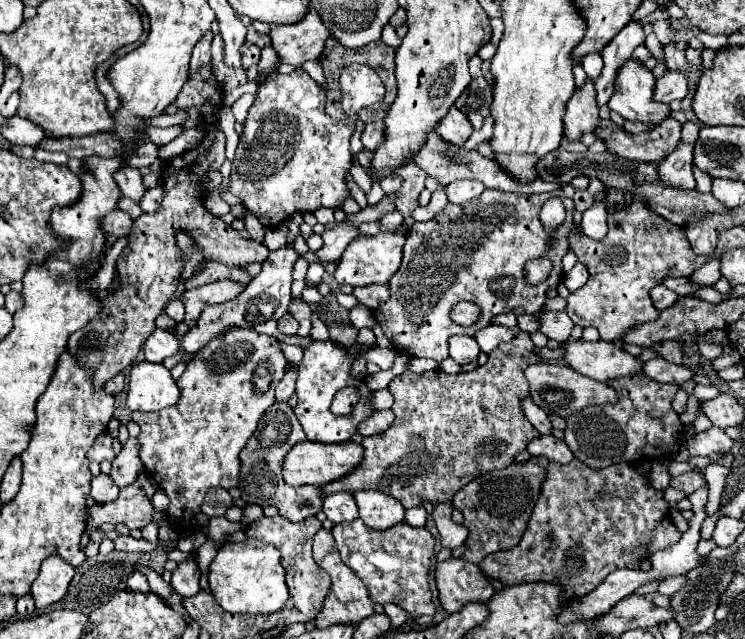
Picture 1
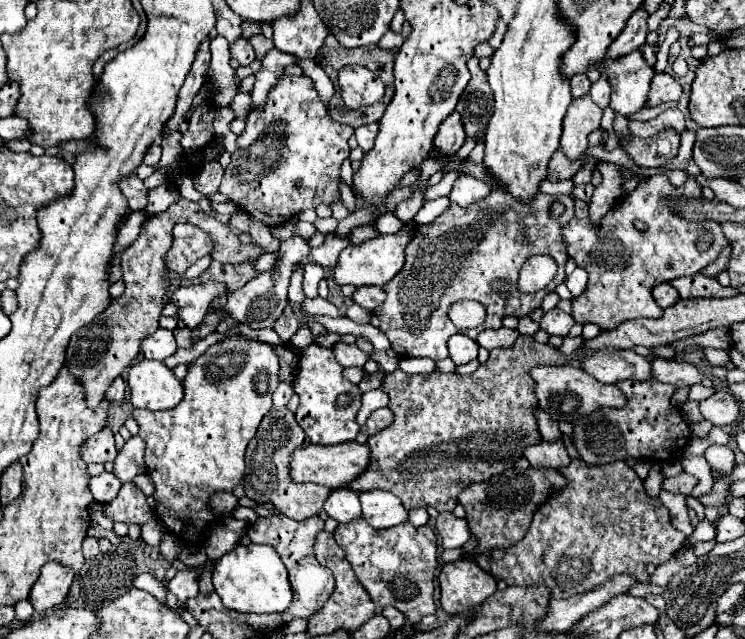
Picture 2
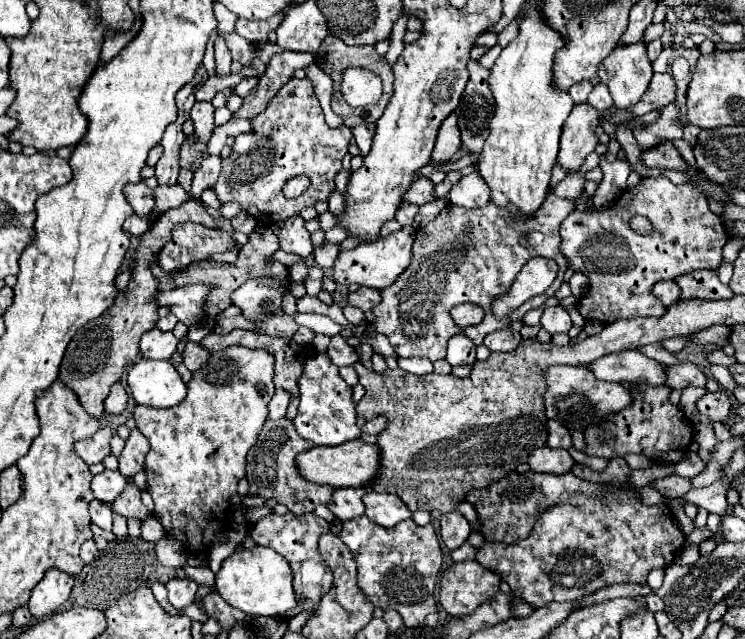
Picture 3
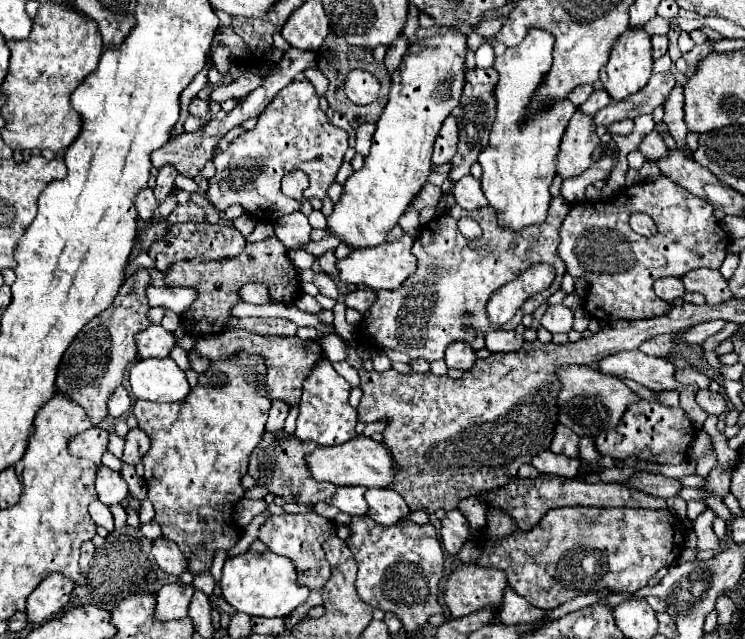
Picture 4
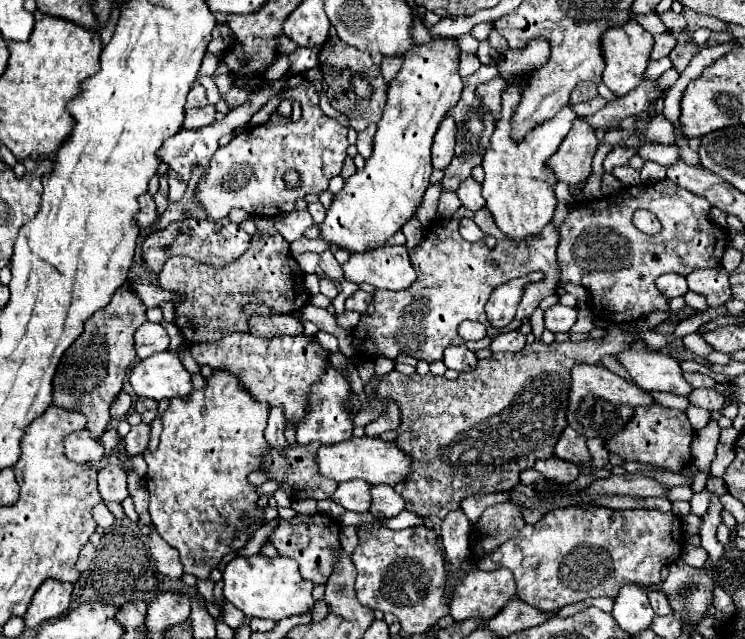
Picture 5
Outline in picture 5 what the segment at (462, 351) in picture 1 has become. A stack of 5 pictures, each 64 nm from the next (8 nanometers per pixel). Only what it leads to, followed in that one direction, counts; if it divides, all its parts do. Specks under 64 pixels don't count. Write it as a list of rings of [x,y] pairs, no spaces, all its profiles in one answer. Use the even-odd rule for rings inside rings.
[[[448,346],[448,350],[444,350],[442,362],[446,364],[446,368],[456,372],[472,372],[476,368],[478,358],[466,346]]]

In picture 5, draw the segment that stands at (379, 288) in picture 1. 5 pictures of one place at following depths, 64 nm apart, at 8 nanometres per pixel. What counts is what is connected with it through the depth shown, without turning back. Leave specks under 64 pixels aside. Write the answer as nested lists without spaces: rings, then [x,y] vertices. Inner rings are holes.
[[[358,290],[350,298],[346,298],[346,310],[354,310],[354,312],[362,314],[362,312],[366,312],[370,300],[372,300],[372,294],[368,294],[364,290]]]

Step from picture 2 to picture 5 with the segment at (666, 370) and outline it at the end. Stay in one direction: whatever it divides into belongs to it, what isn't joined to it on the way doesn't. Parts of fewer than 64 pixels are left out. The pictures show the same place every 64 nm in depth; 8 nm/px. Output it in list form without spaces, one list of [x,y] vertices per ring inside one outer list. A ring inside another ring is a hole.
[[[684,372],[684,378],[688,380],[688,384],[692,388],[712,388],[716,384],[716,380],[708,374],[700,374],[700,372]]]

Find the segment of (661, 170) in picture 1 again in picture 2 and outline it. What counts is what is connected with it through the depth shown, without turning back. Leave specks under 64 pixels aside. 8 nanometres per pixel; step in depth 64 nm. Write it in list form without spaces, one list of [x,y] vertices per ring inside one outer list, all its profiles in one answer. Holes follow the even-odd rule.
[[[684,130],[684,132],[682,132],[680,150],[678,150],[676,160],[690,160],[690,156],[692,156],[692,146],[694,146],[694,138],[696,138],[696,132],[694,132],[694,130]],[[656,174],[644,184],[638,184],[634,192],[622,196],[620,204],[612,208],[600,224],[592,226],[590,218],[572,218],[562,228],[568,256],[578,268],[588,272],[588,288],[578,298],[572,298],[572,316],[578,324],[594,322],[602,330],[612,330],[624,320],[660,318],[664,310],[652,298],[652,288],[680,276],[696,274],[718,258],[720,250],[728,244],[720,222],[684,220],[684,216],[672,212],[672,200],[682,198],[702,198],[702,186],[694,180],[686,180],[680,188],[674,188],[664,174]],[[634,220],[646,222],[648,232],[632,228]],[[700,232],[712,232],[712,244],[708,250],[696,246]]]

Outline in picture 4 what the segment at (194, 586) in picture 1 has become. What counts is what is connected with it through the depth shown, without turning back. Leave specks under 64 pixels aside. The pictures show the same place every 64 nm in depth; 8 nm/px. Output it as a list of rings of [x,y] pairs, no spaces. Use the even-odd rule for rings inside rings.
[[[180,584],[162,586],[156,594],[156,608],[154,608],[156,622],[186,618],[192,594],[194,586],[180,586]]]

